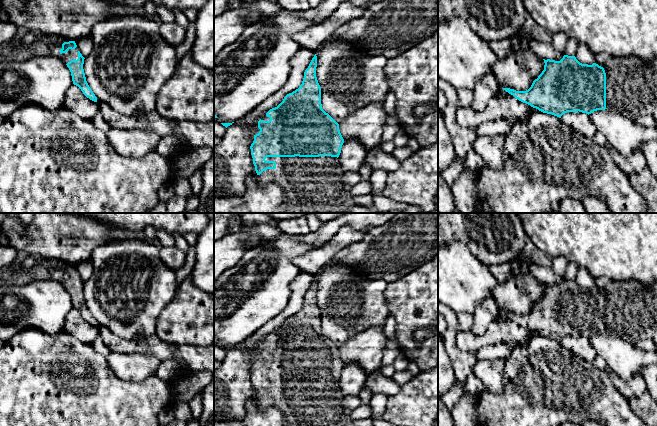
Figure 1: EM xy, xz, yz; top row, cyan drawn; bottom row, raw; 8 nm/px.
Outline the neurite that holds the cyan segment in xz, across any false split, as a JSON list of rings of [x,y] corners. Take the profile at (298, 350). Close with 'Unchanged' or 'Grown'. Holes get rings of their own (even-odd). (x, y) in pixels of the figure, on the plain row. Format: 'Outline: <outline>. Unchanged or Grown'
Outline: [[[317,280],[312,282],[304,296],[302,308],[283,325],[270,333],[258,345],[258,354],[253,356],[254,365],[250,370],[258,406],[262,410],[277,407],[292,426],[353,426],[349,408],[344,406],[344,397],[339,394],[338,381],[344,363],[339,348],[322,333],[321,311],[316,301]]]. Grown

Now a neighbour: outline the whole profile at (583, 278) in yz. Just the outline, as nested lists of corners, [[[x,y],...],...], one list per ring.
[[[584,267],[578,268],[575,281],[582,288],[592,289],[596,285],[595,278],[592,277],[589,271]]]

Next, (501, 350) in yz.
[[[532,331],[529,336],[517,344],[498,343],[495,345],[485,346],[476,352],[477,360],[496,360],[498,358],[505,359],[511,354],[514,348],[519,346],[528,347],[531,339],[536,335],[539,334]]]

